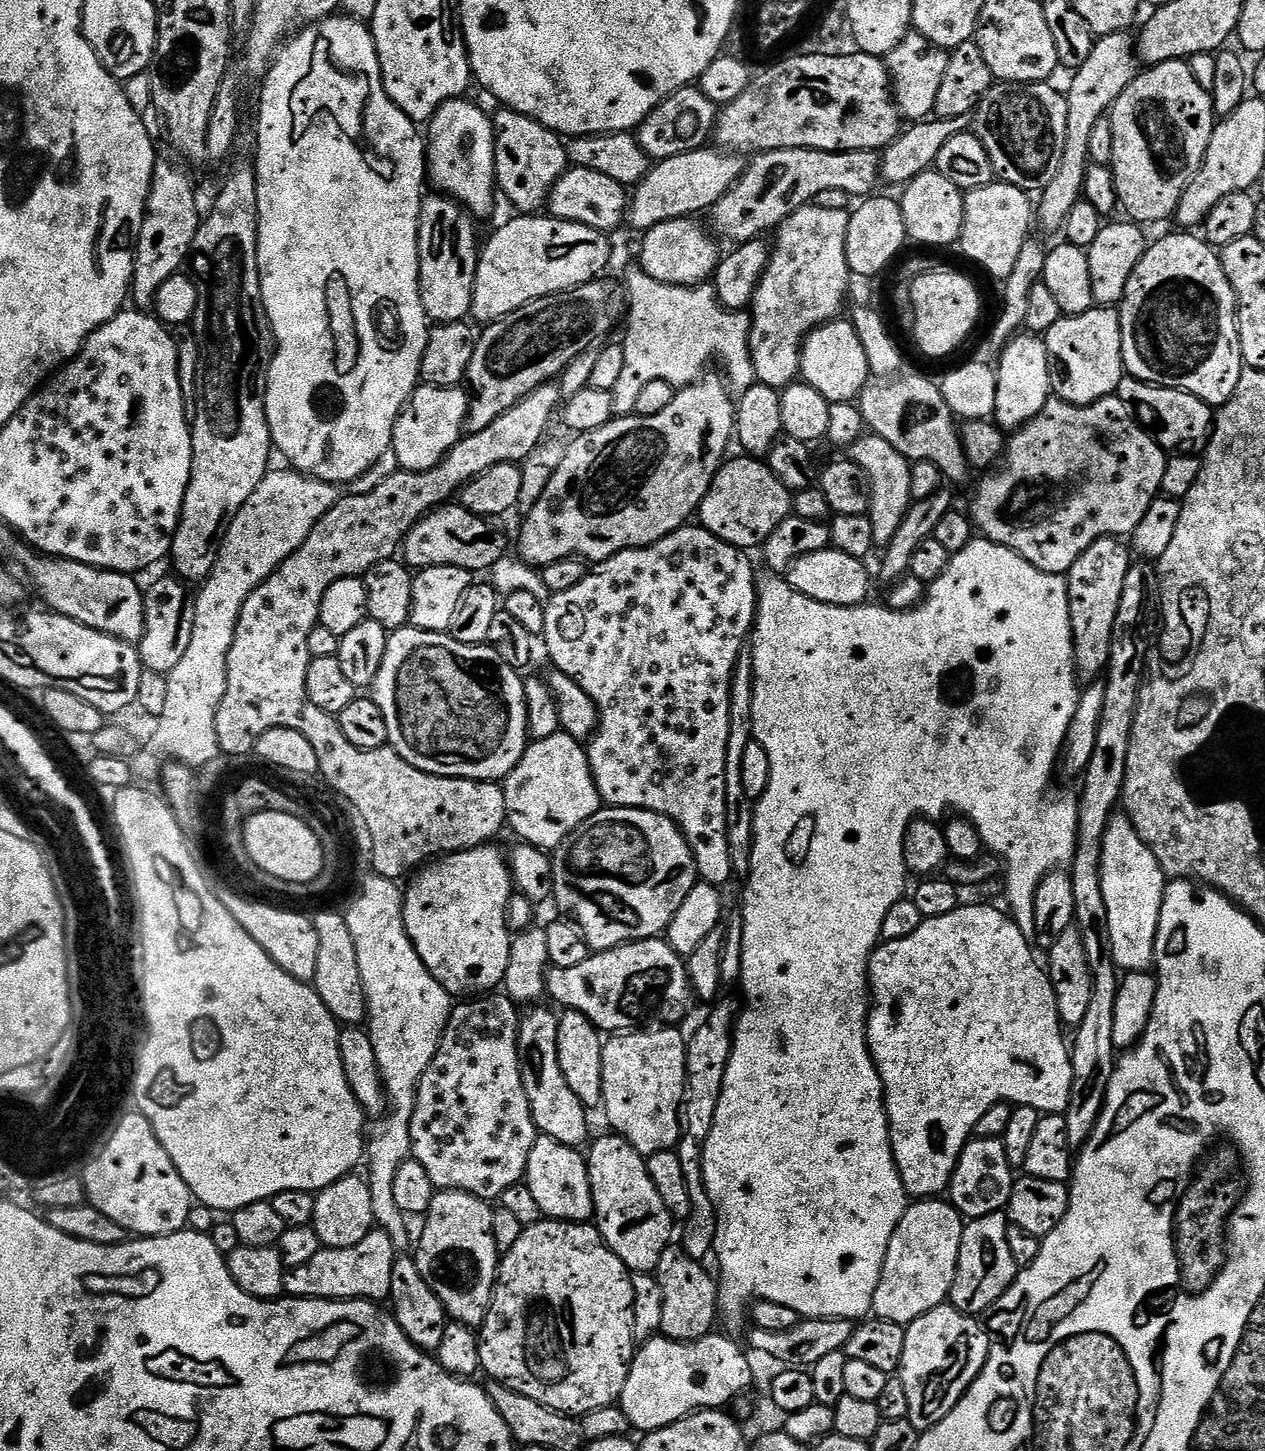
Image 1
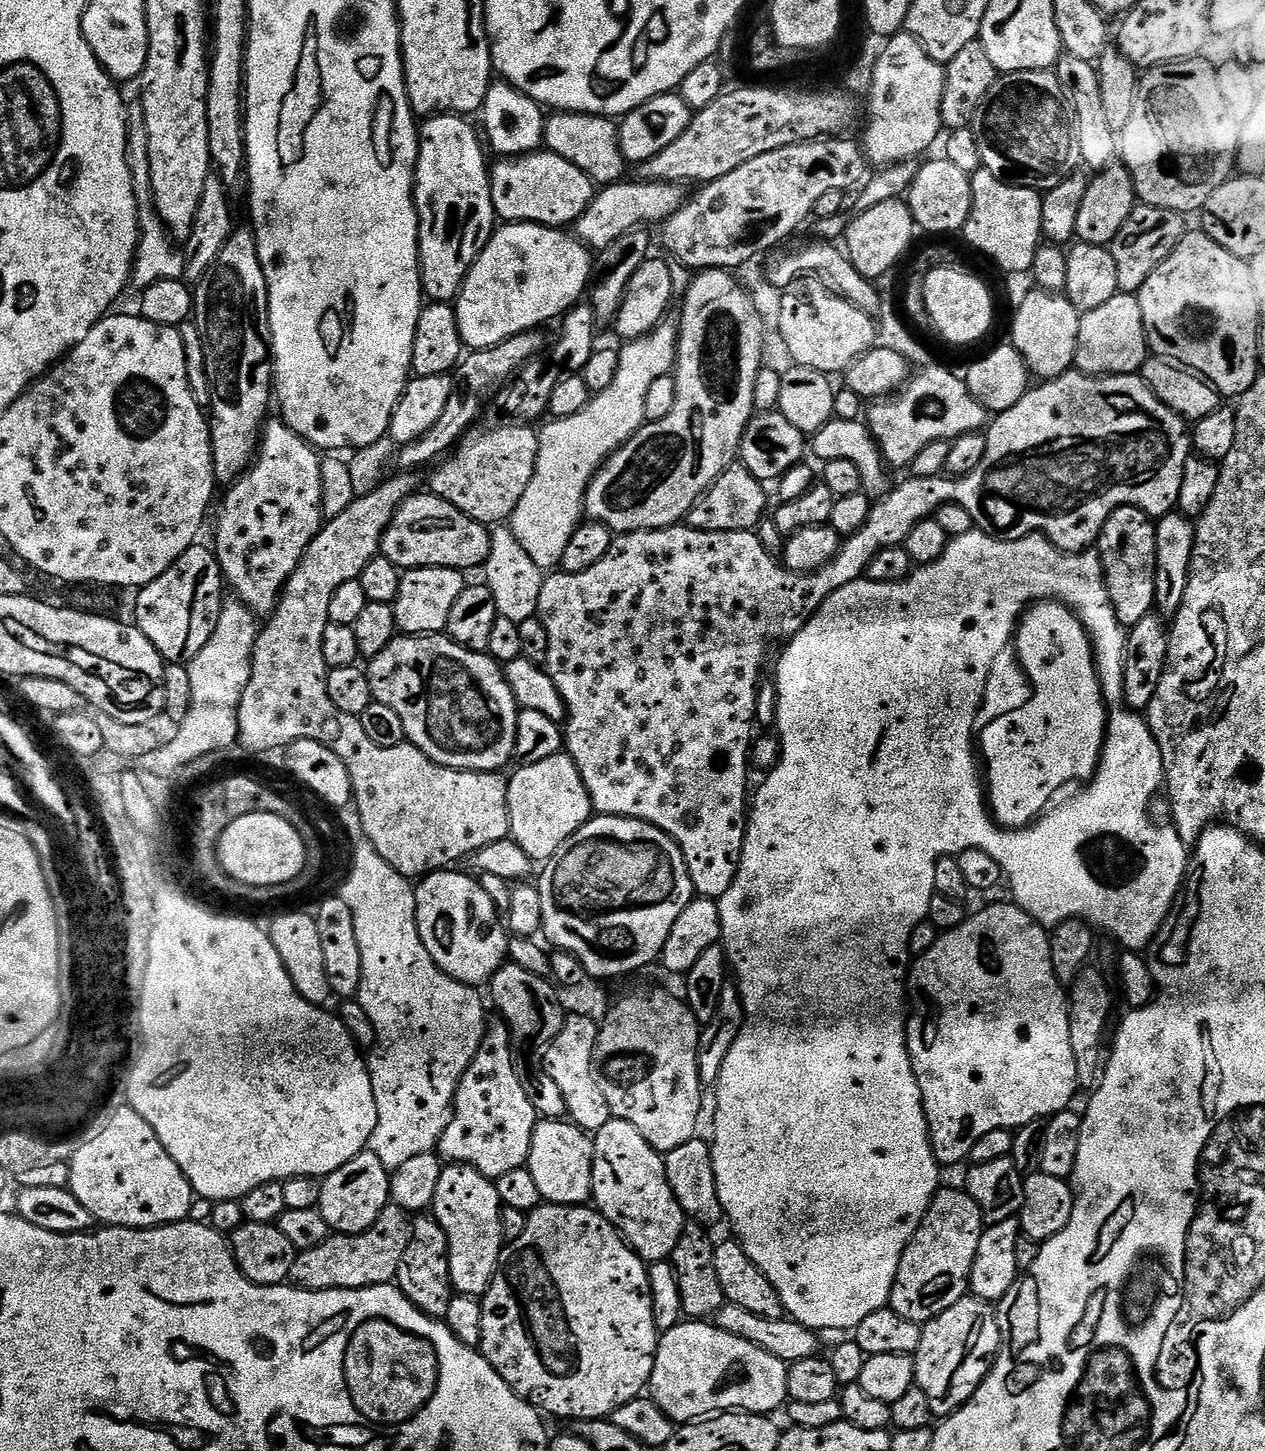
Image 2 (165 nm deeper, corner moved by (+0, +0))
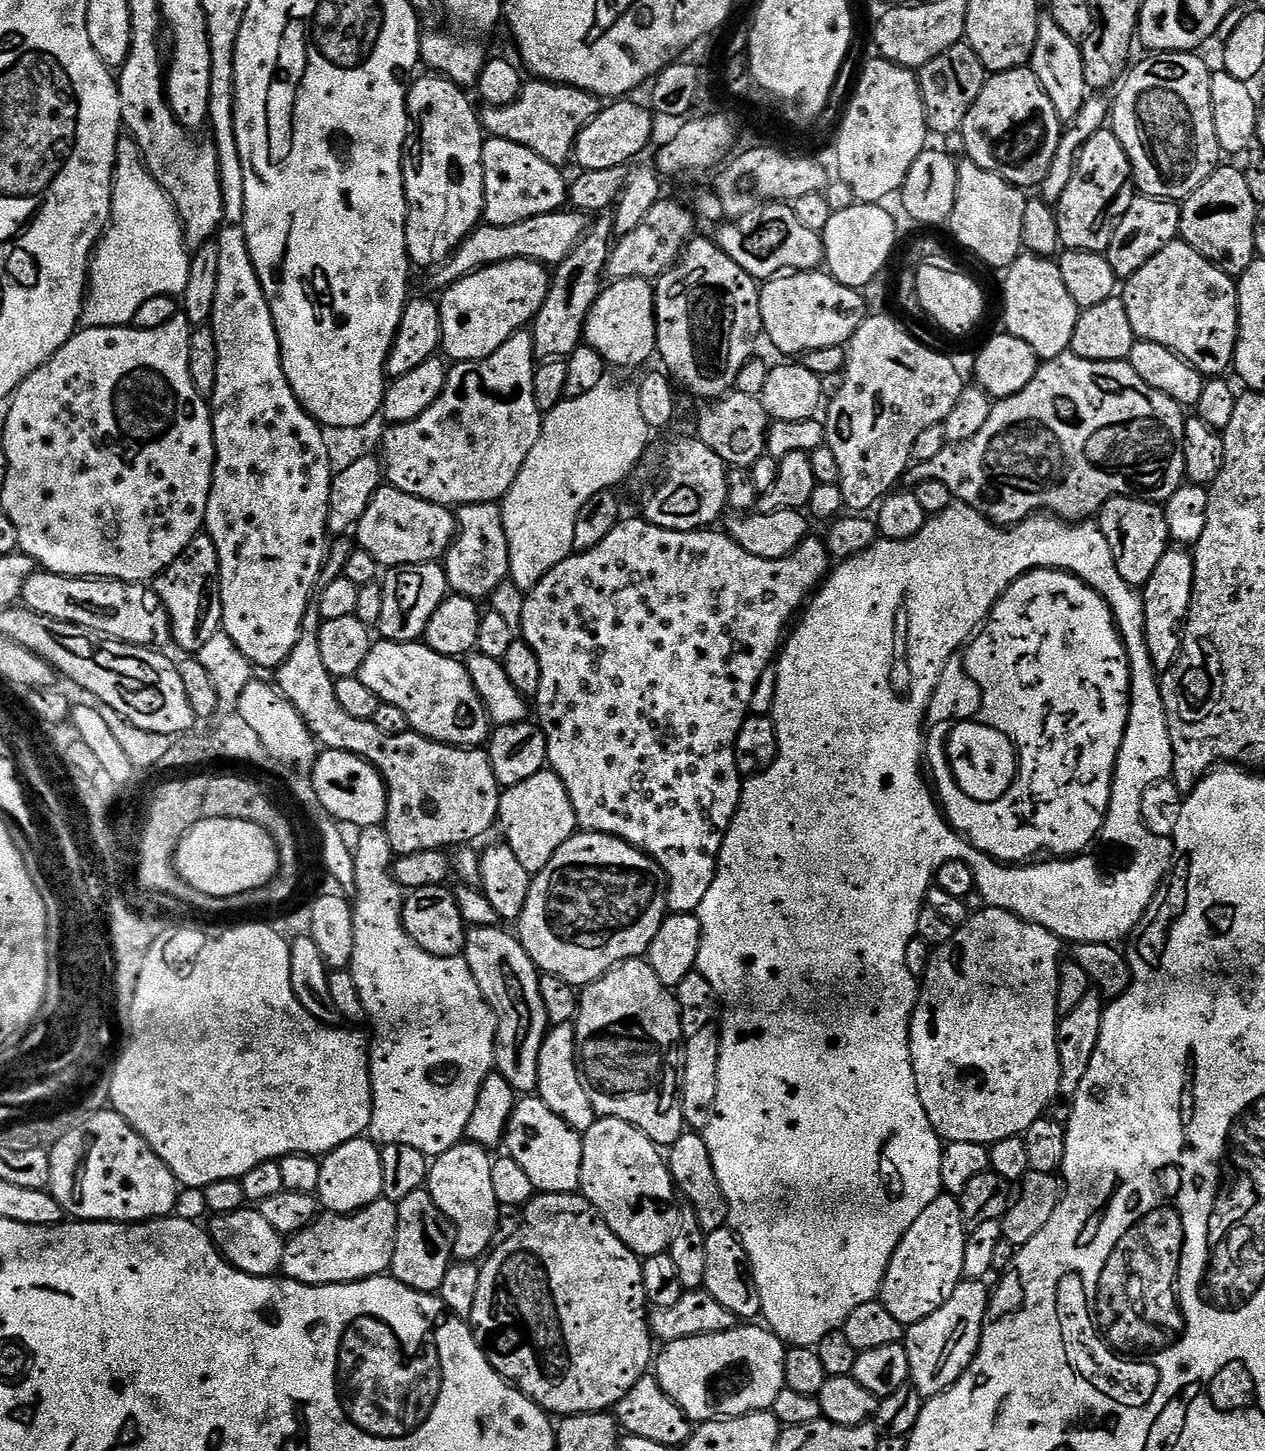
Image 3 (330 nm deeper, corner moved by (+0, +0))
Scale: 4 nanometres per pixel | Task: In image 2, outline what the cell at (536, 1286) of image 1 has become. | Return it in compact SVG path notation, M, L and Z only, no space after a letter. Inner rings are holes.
M541 1203L540 1207L527 1213L524 1229L505 1243L500 1249L500 1263L492 1281L480 1300L482 1326L480 1327L480 1342L478 1350L494 1366L497 1374L510 1386L510 1390L517 1392L522 1399L527 1400L533 1408L549 1417L561 1416L564 1420L575 1422L578 1420L602 1420L611 1417L612 1411L626 1402L637 1399L640 1392L649 1387L654 1370L656 1345L658 1343L658 1321L652 1313L653 1297L648 1291L648 1268L640 1255L624 1243L623 1236L606 1217L600 1215L592 1206L577 1206L574 1204Z

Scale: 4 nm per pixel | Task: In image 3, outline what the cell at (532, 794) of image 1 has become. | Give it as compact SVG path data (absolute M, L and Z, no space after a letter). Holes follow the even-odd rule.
M545 770L534 774L534 778L526 778L526 782L518 782L518 786L503 789L500 798L499 827L504 827L503 839L514 850L518 862L526 866L526 870L538 873L554 858L554 854L577 831L576 811L570 800L570 794L558 778L558 774Z

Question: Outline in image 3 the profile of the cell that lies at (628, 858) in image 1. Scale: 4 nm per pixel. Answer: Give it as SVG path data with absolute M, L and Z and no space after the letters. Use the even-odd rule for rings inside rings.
M577 831L567 842L560 847L550 858L550 862L542 871L535 873L530 886L530 894L526 898L526 906L522 910L518 921L518 939L520 944L530 954L530 958L536 964L541 973L562 978L573 986L587 986L600 980L610 969L616 968L619 964L624 964L627 960L634 960L643 957L647 953L648 947L654 942L658 930L662 926L664 917L669 915L668 906L668 877L664 875L662 866L658 861L647 856L641 848L636 848L633 844L626 843L622 838L602 834L601 832Z

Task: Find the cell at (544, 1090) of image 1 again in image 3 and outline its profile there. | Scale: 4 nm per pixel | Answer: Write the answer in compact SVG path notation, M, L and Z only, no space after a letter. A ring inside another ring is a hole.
M500 926L473 927L467 933L462 955L467 960L482 994L488 1000L488 1005L496 1014L496 1068L499 1075L504 1076L506 1082L510 1082L510 1086L518 1094L532 1094L536 1092L538 1086L538 1054L542 1050L544 1037L550 1031L550 1017L540 993L541 973L519 939L513 933L511 936L502 929L503 927Z

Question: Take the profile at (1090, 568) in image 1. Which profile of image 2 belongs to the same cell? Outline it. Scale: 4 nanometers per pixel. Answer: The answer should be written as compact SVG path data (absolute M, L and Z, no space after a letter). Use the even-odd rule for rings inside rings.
M1116 508L1100 527L1098 551L1104 567L1104 585L1108 587L1112 610L1121 625L1137 624L1153 611L1156 584L1152 581L1152 567L1158 561L1155 530L1155 523L1137 508Z

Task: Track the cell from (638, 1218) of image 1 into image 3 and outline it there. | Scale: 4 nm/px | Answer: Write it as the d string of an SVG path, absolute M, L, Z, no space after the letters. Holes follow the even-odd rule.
M613 1116L598 1118L590 1130L583 1133L582 1139L582 1174L580 1192L585 1200L590 1201L602 1219L614 1230L614 1234L641 1258L662 1254L672 1247L672 1240L681 1231L680 1212L676 1209L678 1189L672 1183L672 1174L668 1170L661 1149L642 1130L630 1122Z

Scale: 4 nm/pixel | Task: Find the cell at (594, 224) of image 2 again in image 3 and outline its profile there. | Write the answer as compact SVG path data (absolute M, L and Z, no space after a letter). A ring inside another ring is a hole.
M575 210L538 214L538 218L526 218L526 222L518 222L510 226L485 223L483 226L476 227L456 247L455 252L435 269L437 289L443 290L449 284L457 284L464 276L507 260L537 260L539 264L545 266L560 264L580 245L580 240L588 235L589 227L589 217Z

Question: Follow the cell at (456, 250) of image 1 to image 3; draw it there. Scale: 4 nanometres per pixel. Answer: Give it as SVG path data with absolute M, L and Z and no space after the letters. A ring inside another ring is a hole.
M427 74L415 85L414 83L408 90L408 115L410 124L410 143L406 148L404 157L404 193L408 203L408 221L406 222L406 246L408 247L408 258L417 269L435 269L444 263L449 256L455 252L456 247L463 242L473 230L481 223L484 214L484 171L482 170L482 150L486 133L481 125L477 109L472 109L472 104L468 101L469 93L456 84L453 80L447 80L439 74Z

